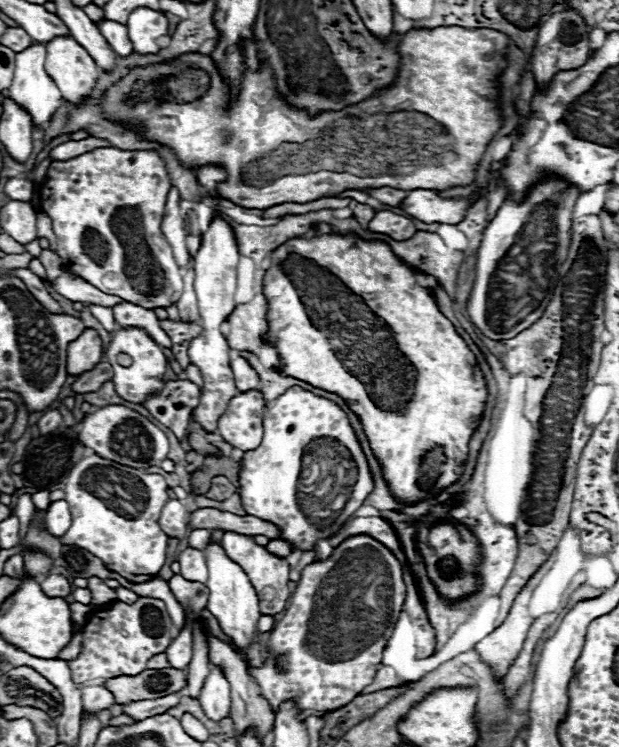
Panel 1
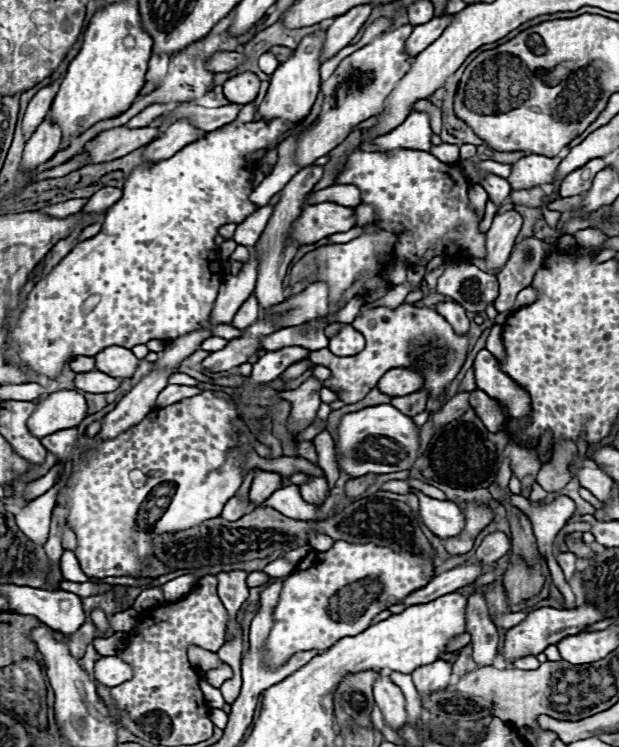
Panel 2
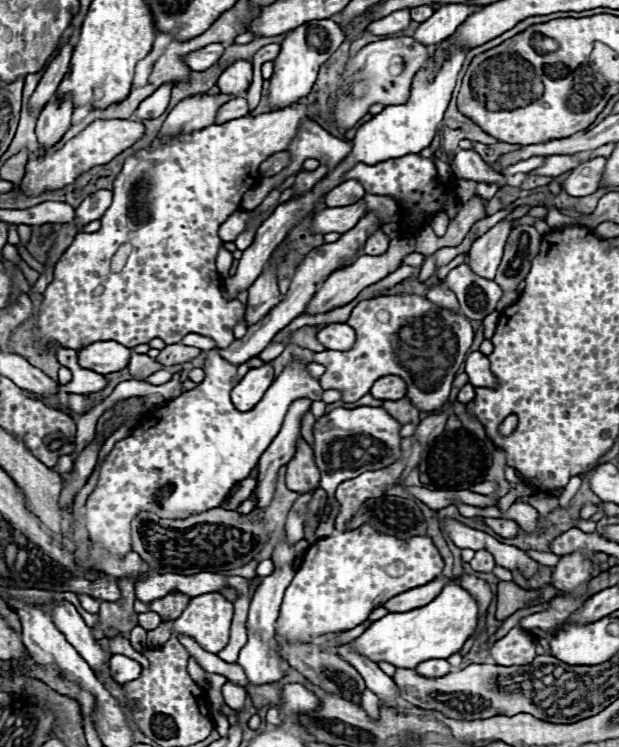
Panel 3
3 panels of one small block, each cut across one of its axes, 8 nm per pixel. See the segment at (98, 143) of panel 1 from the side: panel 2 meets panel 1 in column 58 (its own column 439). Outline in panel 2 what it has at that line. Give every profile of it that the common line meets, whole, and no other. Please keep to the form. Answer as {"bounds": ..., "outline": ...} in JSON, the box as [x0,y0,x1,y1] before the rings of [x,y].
{"bounds":[430,144,458,164],"outline":[[[440,144],[440,146],[432,146],[430,148],[430,154],[434,154],[438,160],[442,162],[448,162],[448,164],[454,164],[458,162],[458,146],[456,144]]]}

